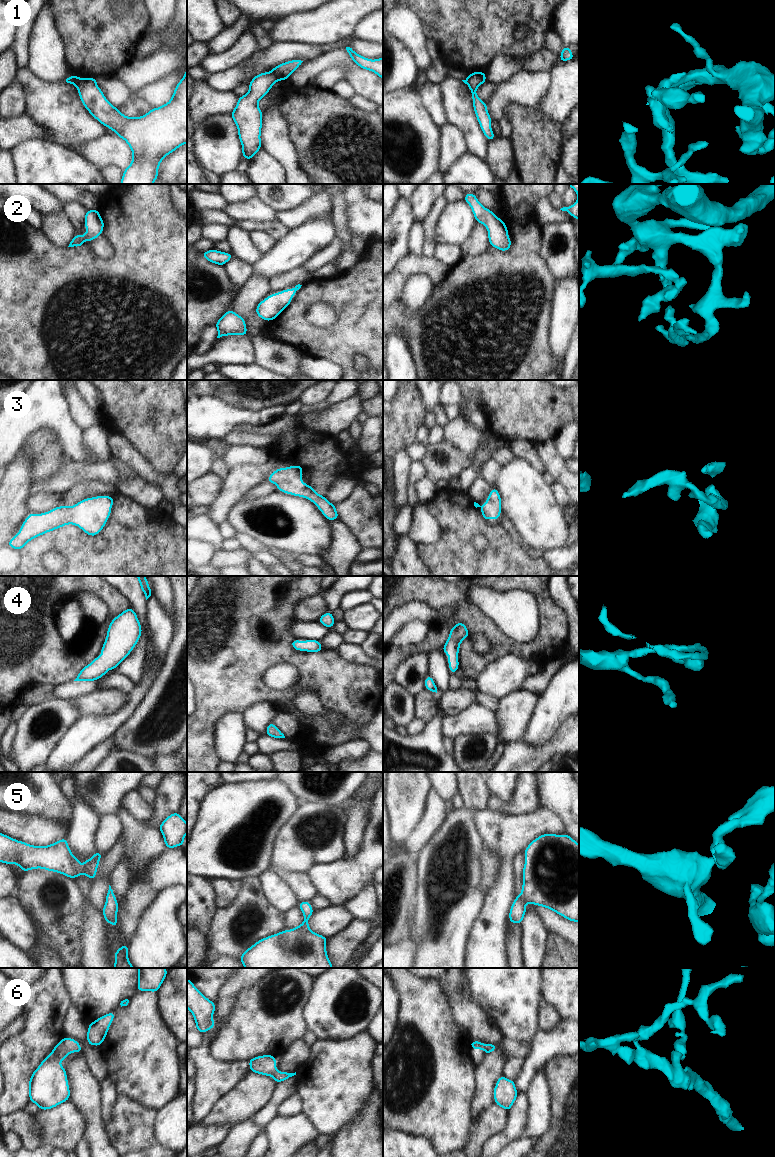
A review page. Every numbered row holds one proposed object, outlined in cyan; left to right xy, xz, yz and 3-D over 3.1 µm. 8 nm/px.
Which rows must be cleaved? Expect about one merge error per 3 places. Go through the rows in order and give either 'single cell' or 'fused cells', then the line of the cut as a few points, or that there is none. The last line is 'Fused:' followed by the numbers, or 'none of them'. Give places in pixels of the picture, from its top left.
1: fused cells | xz (271, 71), (278, 79)
2: single cell | no cut
3: single cell | no cut
4: single cell | no cut
5: single cell | no cut
6: single cell | no cut
Fused: 1

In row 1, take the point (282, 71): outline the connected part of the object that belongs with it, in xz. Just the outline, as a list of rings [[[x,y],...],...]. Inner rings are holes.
[[[291,60],[274,67],[271,72],[277,76],[278,80],[286,80],[301,65],[301,60]]]

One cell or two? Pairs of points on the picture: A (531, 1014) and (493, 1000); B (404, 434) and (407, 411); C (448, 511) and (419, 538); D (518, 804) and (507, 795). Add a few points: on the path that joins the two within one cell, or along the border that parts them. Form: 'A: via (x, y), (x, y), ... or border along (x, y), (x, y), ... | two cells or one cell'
A: via (522, 1014), (508, 1000), (502, 1000) | one cell
B: via (404, 428), (404, 417) | one cell
C: border along (423, 504), (438, 521), (440, 539), (436, 543) | two cells
D: border along (517, 782), (510, 800), (504, 801), (491, 793) | two cells

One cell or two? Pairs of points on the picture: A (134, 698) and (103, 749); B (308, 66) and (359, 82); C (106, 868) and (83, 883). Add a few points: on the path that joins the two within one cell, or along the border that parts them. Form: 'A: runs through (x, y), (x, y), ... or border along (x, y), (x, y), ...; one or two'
A: border along (112, 734), (103, 739), (93, 749); two
B: runs through (322, 61), (344, 60), (352, 68); one
C: border along (91, 881), (89, 899), (94, 904); two

